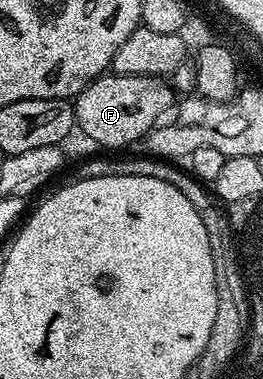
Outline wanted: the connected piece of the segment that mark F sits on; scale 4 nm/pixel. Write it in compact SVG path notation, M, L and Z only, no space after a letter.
M108 72L95 78L83 92L76 95L76 126L90 141L109 146L112 149L109 151L116 152L119 146L132 146L139 138L140 141L147 139L152 127L173 109L172 98L174 91L165 79Z

